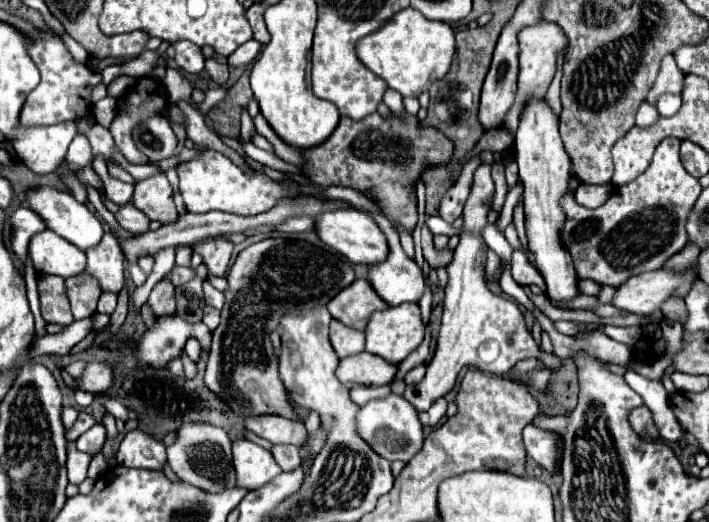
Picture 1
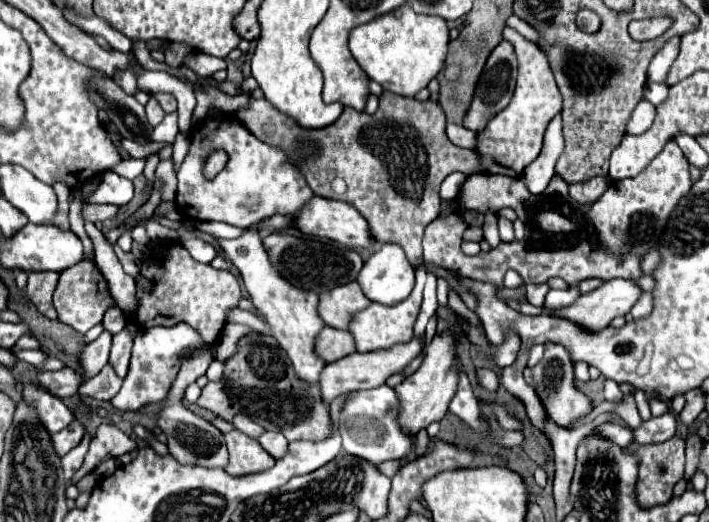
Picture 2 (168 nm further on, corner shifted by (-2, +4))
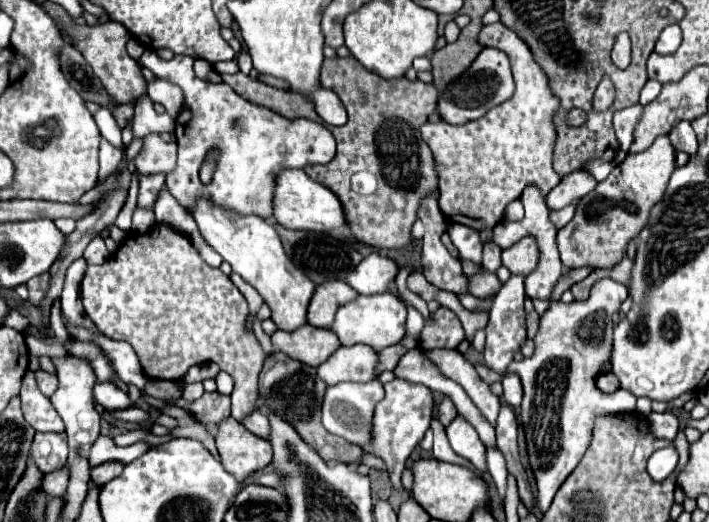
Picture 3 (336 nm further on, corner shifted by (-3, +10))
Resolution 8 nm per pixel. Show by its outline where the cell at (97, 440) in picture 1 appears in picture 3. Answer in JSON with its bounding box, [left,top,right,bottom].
[42,466,70,496]

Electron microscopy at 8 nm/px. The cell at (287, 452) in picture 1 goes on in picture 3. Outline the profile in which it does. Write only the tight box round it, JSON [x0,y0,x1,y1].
[242,410,270,438]

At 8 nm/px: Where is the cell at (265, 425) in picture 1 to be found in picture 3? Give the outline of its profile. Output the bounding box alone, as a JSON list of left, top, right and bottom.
[82,226,264,420]

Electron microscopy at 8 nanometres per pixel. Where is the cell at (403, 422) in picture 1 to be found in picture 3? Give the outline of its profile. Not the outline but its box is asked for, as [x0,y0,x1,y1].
[322,380,384,446]

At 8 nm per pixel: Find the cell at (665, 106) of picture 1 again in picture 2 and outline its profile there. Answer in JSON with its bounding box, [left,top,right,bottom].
[643,82,669,106]

